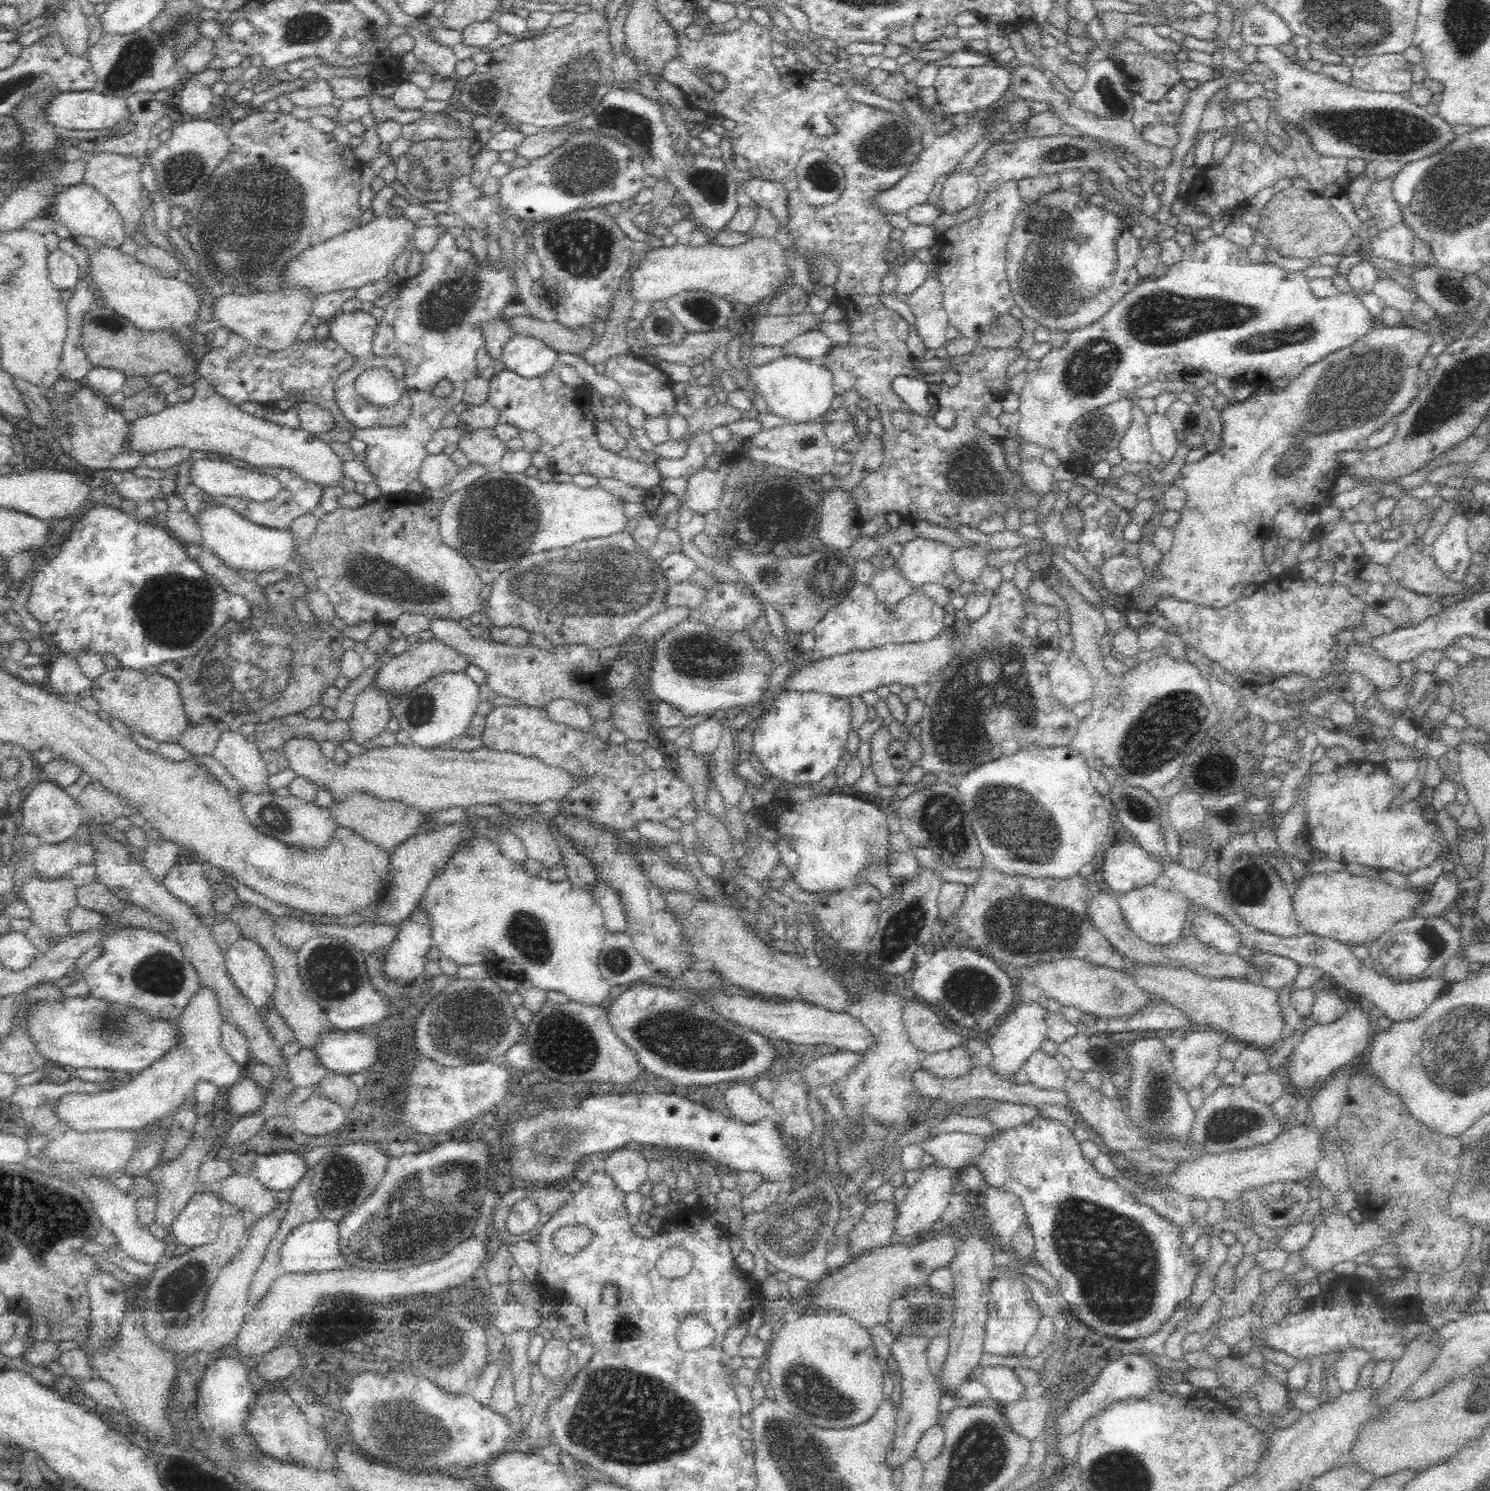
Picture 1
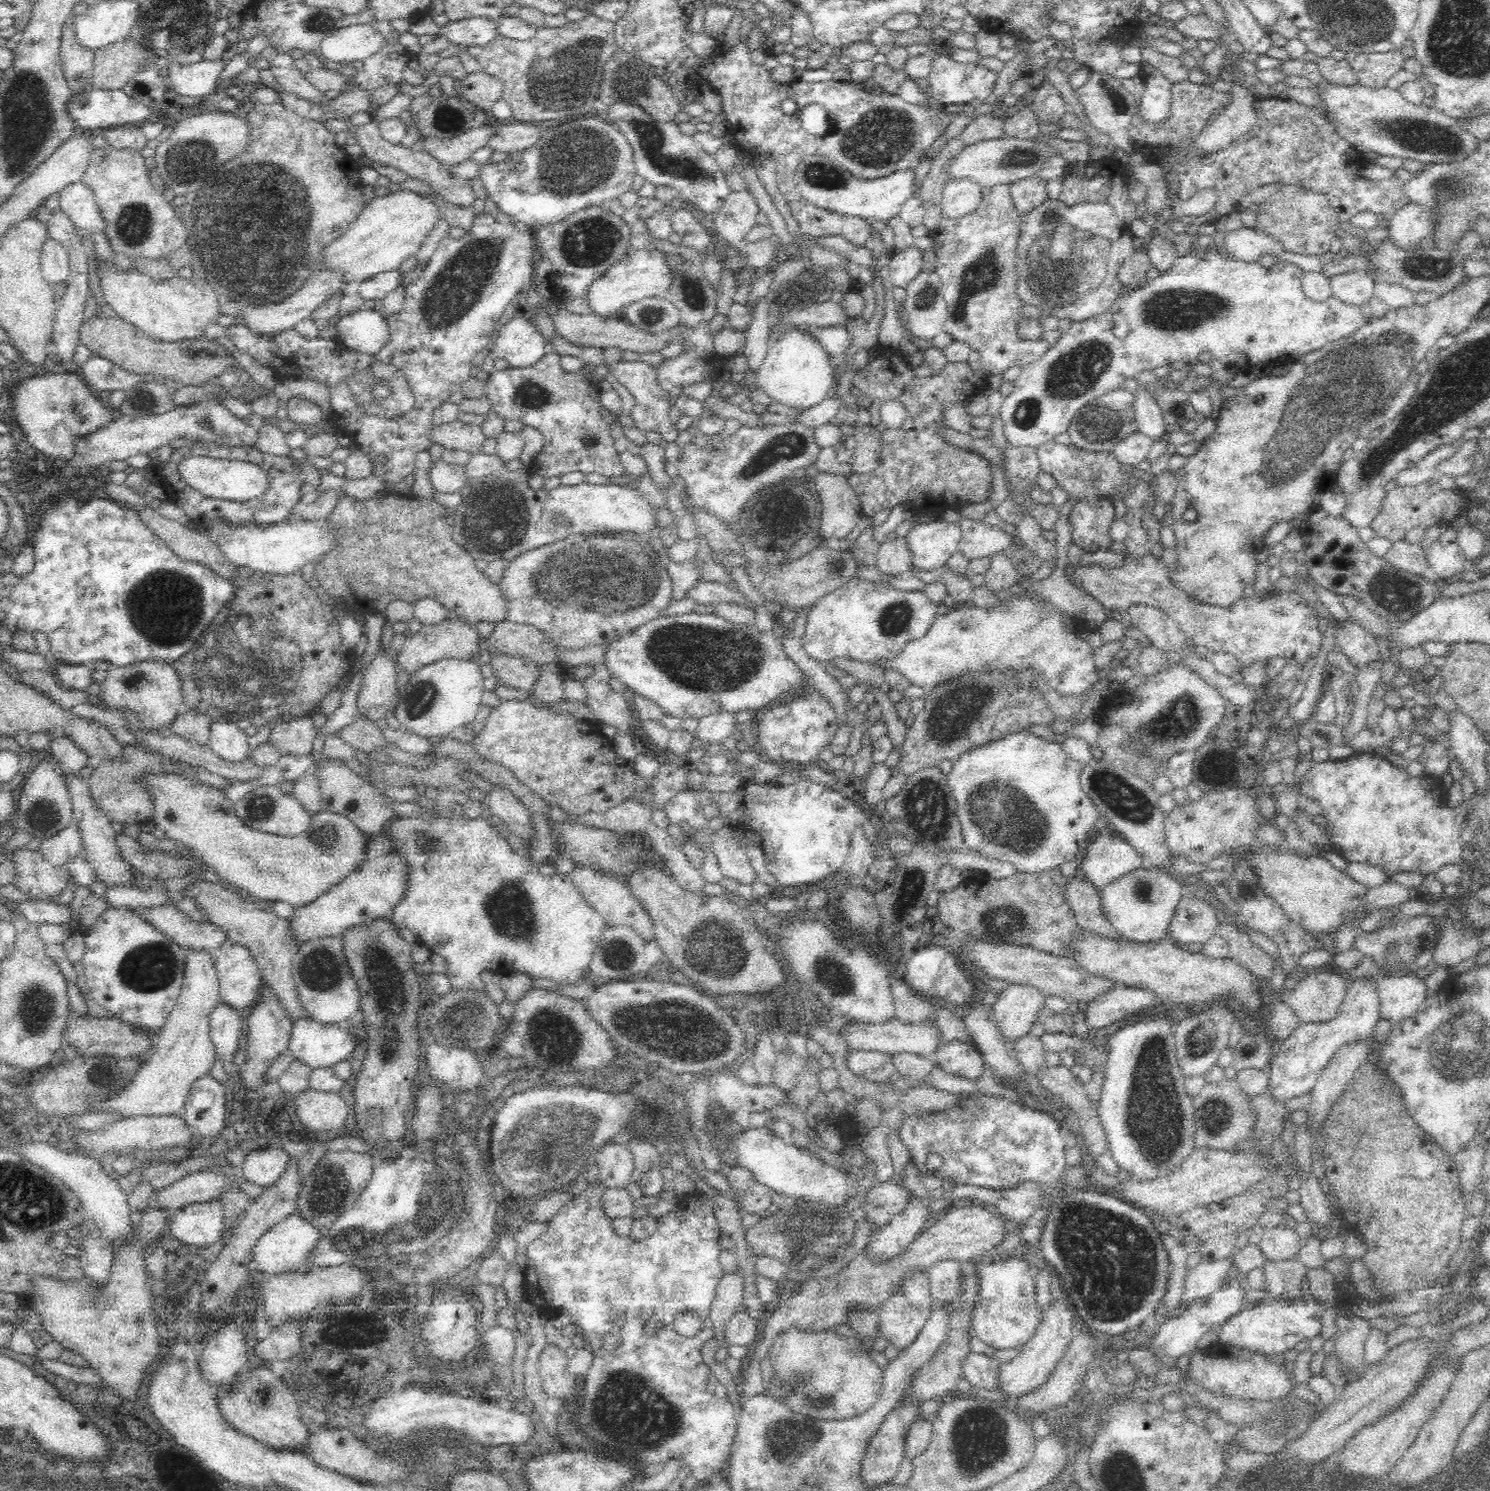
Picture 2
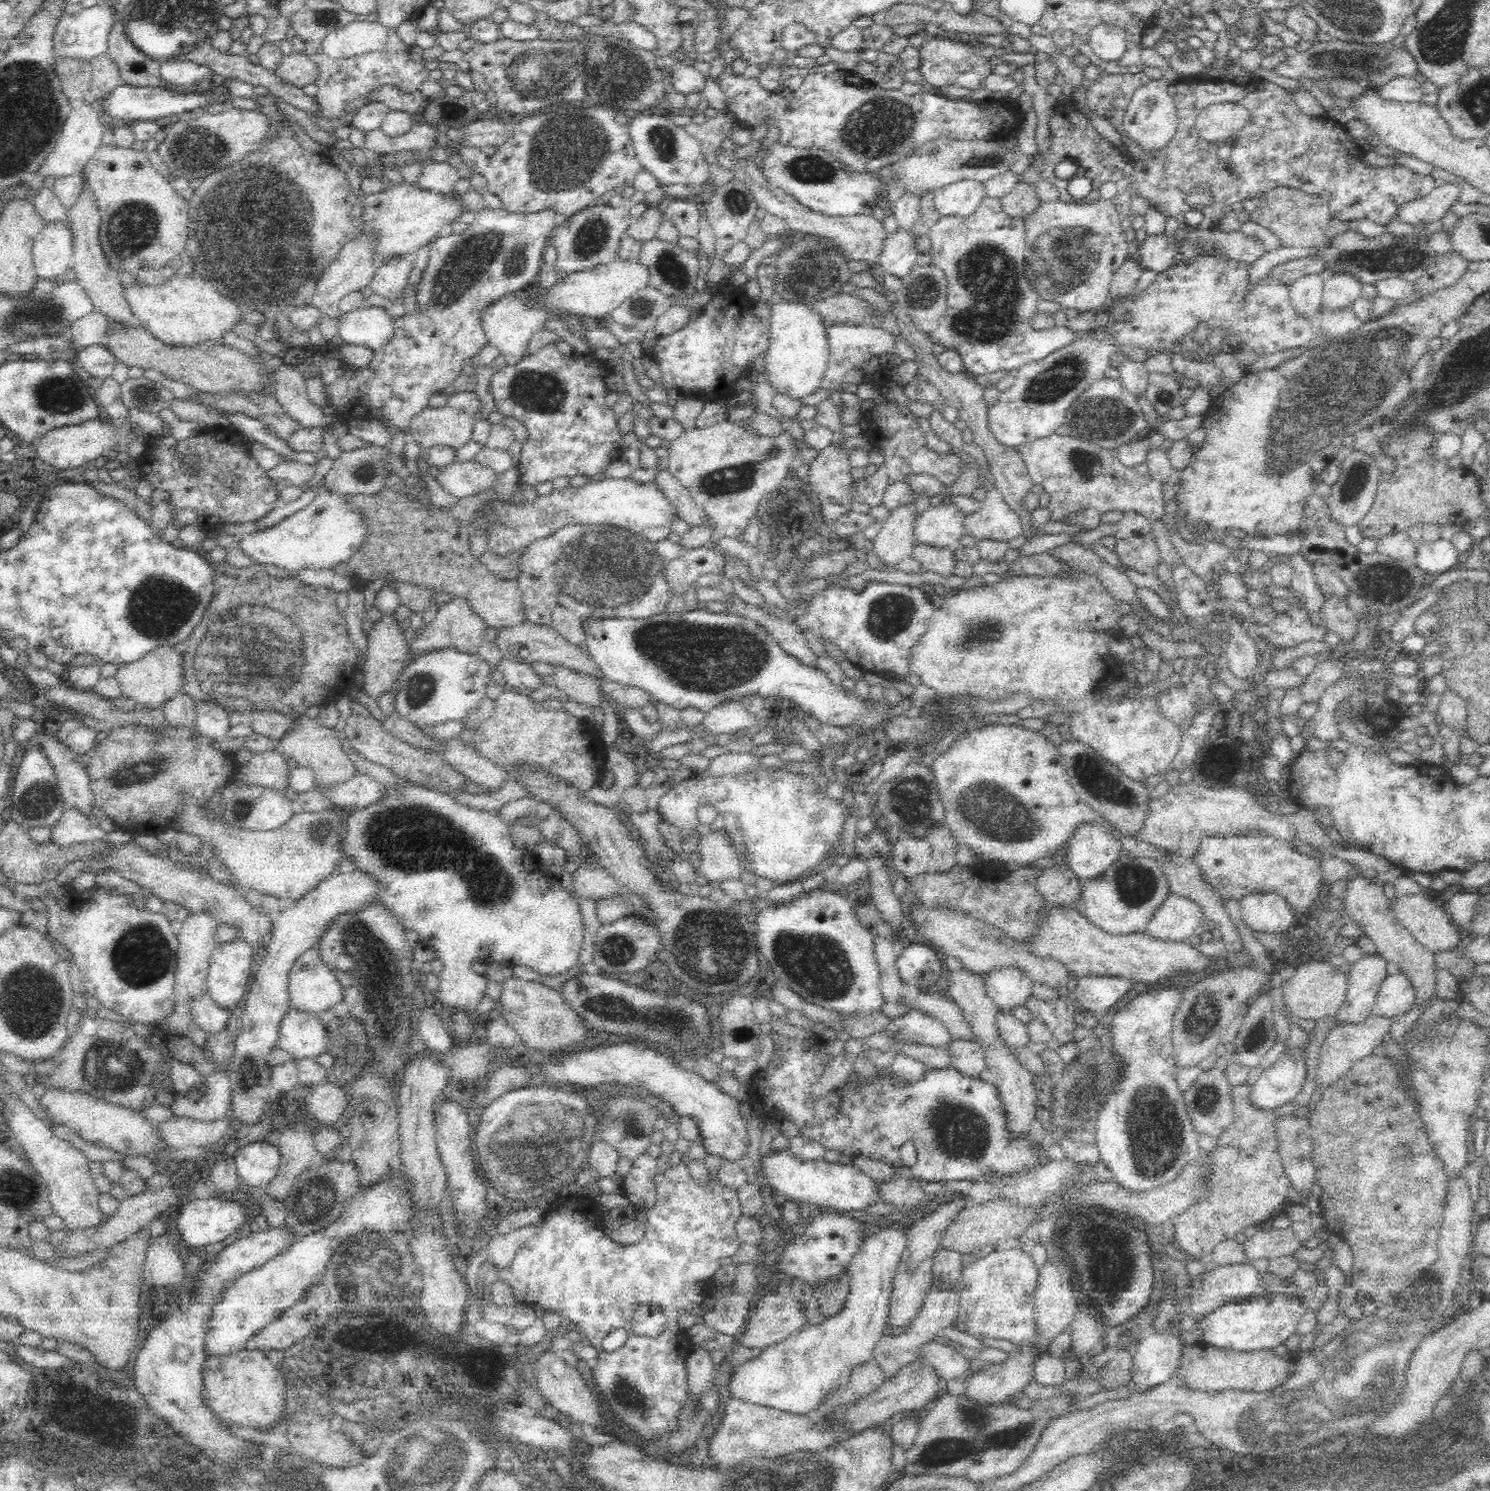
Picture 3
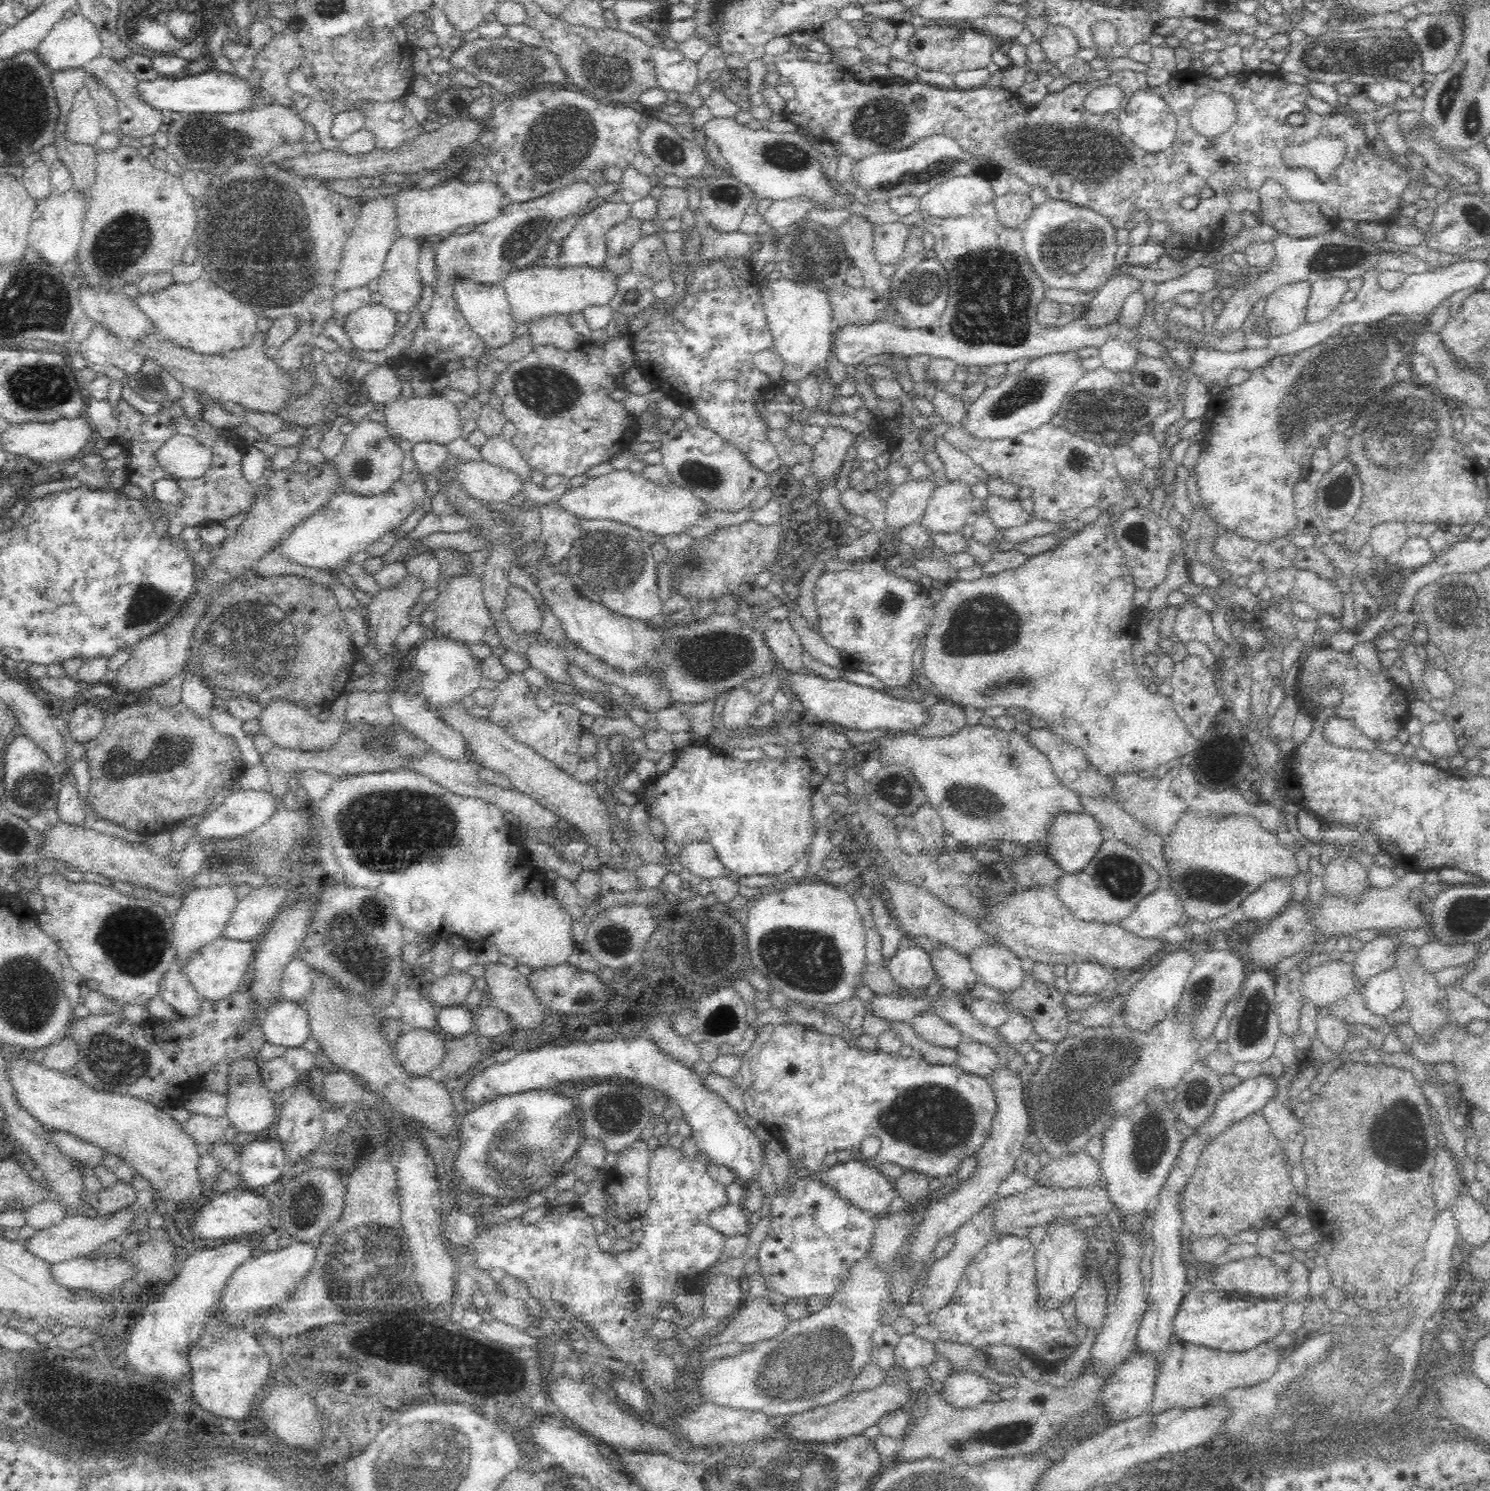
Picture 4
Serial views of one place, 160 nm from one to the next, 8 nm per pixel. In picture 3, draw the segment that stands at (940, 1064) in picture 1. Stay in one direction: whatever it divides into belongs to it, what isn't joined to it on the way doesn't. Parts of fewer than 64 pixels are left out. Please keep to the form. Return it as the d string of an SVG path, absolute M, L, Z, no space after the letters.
M957 1040L948 1046L951 1068L969 1077L978 1077L985 1069L984 1049L978 1041Z

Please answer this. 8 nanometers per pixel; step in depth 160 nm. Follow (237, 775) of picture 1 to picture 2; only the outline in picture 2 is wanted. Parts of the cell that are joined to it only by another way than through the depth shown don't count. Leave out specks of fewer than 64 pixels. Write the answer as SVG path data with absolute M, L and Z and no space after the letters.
M225 717L211 718L210 736L207 746L210 751L226 760L238 764L244 760L250 760L248 736L234 721L228 721Z

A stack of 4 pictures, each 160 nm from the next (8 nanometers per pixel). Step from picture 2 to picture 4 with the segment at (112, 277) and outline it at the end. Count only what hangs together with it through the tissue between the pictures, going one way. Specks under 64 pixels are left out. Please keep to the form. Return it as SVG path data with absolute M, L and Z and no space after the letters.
M206 274L191 284L173 283L160 293L149 293L135 298L163 338L198 354L224 354L228 350L244 348L257 336L259 315L249 304L216 286Z

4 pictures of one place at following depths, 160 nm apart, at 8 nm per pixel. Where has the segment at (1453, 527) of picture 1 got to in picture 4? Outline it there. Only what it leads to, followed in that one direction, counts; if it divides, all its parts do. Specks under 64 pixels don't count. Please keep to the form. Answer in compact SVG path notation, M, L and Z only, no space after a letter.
M1408 536L1391 560L1394 561L1396 568L1406 573L1430 562L1435 556L1427 539Z

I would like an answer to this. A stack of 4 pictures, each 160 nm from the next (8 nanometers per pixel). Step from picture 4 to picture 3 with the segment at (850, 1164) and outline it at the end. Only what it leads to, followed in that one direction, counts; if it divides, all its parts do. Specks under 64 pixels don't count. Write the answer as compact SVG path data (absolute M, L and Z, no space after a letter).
M785 1148L762 1155L760 1166L764 1173L764 1182L779 1191L783 1199L791 1199L795 1203L854 1212L881 1201L879 1186L872 1177L867 1176L854 1164L829 1163L824 1158L804 1161L794 1156L790 1149Z

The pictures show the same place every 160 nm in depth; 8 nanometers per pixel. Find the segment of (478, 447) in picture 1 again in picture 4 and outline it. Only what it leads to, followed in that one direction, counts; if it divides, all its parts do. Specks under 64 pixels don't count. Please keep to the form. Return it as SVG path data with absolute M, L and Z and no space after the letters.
M431 393L428 396L416 394L411 397L400 395L386 403L380 412L382 412L380 418L384 420L387 429L399 440L408 440L411 443L432 441L446 445L460 436L459 408L442 397L440 393Z

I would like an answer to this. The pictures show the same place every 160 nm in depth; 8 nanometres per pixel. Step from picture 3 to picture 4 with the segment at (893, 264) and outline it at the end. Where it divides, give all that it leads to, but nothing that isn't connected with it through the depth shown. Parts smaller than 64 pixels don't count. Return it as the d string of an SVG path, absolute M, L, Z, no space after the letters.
M902 222L874 224L873 254L880 266L893 265L903 254L910 227Z

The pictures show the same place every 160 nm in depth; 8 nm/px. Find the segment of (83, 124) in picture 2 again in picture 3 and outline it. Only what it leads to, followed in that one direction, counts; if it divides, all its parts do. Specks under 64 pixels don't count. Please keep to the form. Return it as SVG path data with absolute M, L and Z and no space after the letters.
M120 84L118 88L112 90L111 95L104 100L100 111L105 118L122 119L124 122L132 122L136 120L151 120L156 118L164 118L164 116L182 116L188 114L196 108L208 108L211 111L222 109L228 105L233 96L228 93L226 85L218 84L210 90L194 90L194 92L178 92L178 90L168 90L168 86L152 87L152 86L132 86L130 84Z

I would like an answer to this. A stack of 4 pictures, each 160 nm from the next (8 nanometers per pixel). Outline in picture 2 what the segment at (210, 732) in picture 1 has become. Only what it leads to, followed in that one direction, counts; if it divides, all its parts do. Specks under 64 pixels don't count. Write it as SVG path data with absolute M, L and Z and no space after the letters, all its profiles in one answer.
M183 707L171 724L171 730L182 738L196 745L207 745L210 736L211 718L196 709L188 710Z

